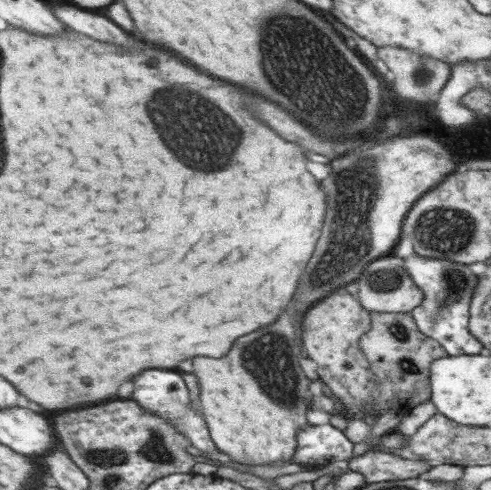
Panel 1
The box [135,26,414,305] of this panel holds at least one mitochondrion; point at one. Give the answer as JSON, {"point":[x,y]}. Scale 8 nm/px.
{"point":[196,128]}

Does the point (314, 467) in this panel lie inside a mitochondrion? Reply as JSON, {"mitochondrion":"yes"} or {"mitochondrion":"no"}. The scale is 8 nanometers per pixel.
{"mitochondrion":"no"}

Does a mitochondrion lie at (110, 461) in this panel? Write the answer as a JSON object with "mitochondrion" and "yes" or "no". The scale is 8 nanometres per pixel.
{"mitochondrion":"yes"}

